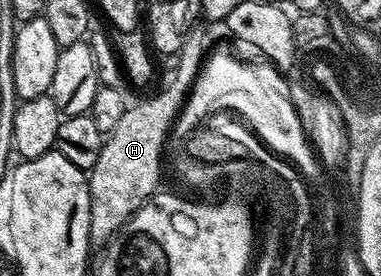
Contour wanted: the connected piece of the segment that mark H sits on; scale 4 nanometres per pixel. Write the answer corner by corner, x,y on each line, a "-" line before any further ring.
204,25
187,35
177,55
178,62
170,75
171,83
160,94
144,102
128,105
125,116
106,135
97,164
89,171
89,232
92,247
106,247
136,212
160,189
159,165
163,162
163,145
169,142
172,126
192,91
205,59
212,53
216,27

